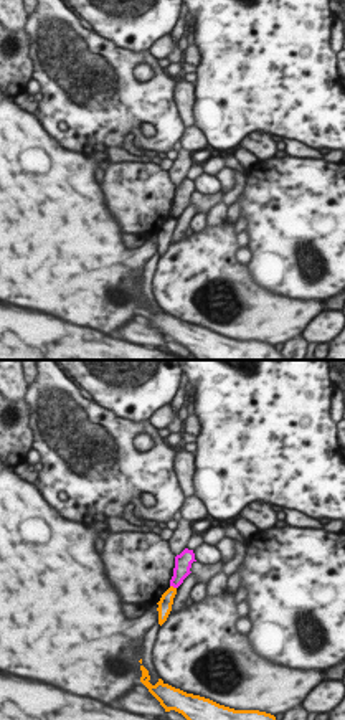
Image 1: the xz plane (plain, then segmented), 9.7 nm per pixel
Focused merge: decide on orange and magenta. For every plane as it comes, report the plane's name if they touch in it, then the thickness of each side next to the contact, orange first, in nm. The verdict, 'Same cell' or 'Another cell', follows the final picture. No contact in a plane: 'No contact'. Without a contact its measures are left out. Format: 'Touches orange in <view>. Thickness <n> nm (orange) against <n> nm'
Touches orange in xz. Thickness 130 nm (orange) against 160 nm

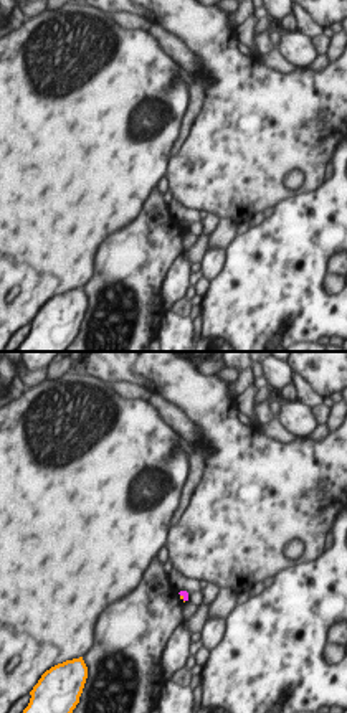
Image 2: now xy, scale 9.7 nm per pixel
Touches orange in xy. Thickness 30 nm (orange) against 60 nm

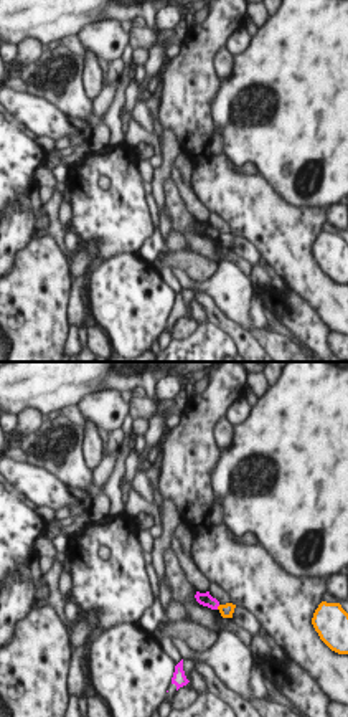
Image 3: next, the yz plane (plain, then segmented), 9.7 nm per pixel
Touches orange in yz. Thickness 130 nm (orange) against 130 nm

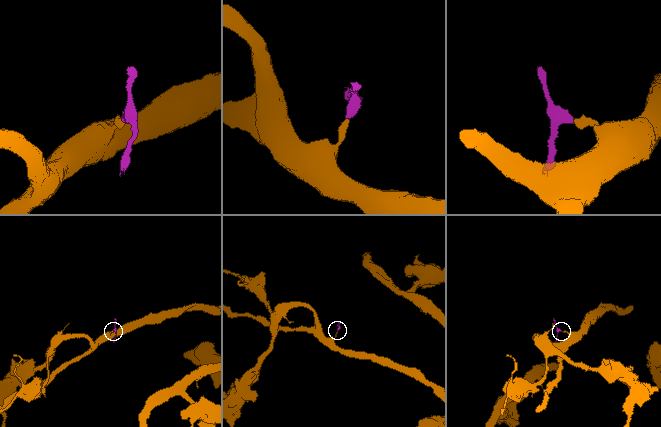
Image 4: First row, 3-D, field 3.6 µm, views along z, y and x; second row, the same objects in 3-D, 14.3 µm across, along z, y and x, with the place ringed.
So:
Another cell

